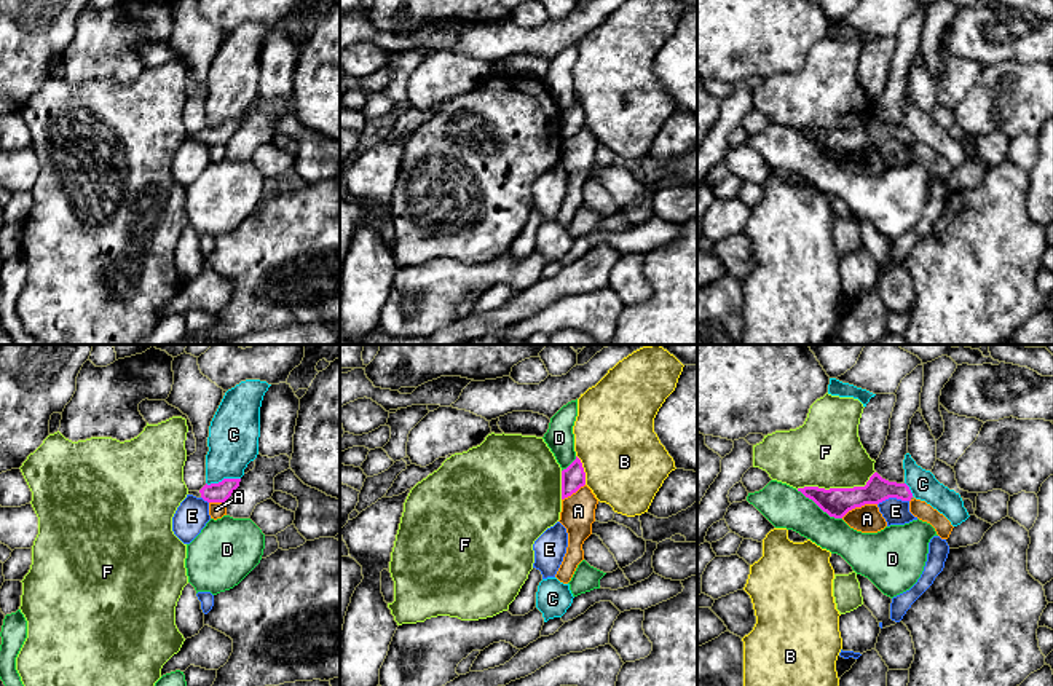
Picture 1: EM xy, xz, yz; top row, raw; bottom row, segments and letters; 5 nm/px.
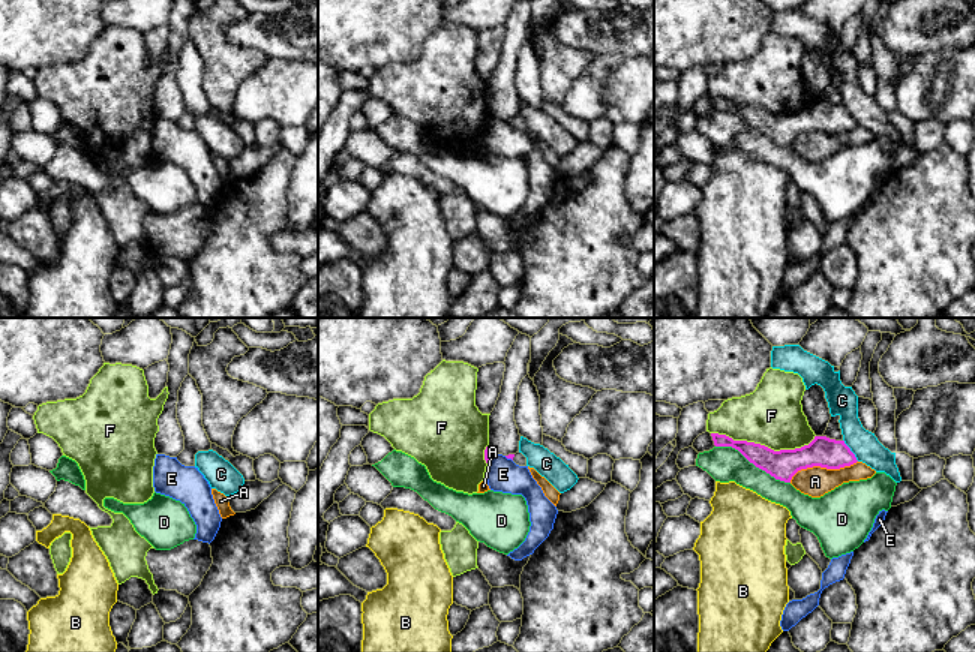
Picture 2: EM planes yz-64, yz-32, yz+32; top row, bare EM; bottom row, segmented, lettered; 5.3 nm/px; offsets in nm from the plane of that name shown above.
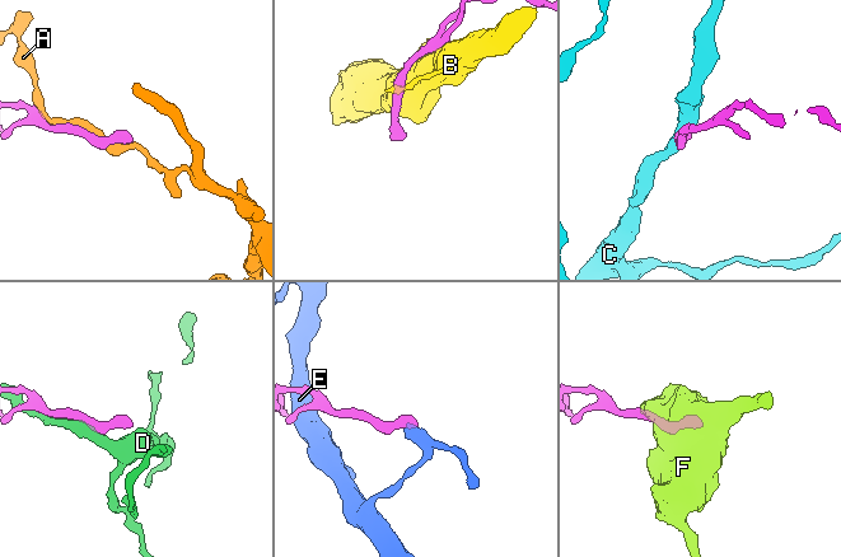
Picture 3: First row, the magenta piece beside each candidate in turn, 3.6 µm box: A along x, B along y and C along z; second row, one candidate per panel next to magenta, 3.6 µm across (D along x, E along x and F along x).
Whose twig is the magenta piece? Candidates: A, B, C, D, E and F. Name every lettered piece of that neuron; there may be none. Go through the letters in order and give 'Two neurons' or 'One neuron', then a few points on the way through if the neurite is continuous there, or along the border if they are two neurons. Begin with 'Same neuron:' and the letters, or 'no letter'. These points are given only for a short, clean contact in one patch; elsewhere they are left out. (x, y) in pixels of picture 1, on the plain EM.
Same neuron: no letter
A: Two neurons
B: Two neurons
C: Two neurons. Boundary: xy (240, 120), (224, 120), (206, 126)
D: Two neurons
E: Two neurons. Boundary: yz (908, 142), (886, 141), (878, 147)
F: Two neurons

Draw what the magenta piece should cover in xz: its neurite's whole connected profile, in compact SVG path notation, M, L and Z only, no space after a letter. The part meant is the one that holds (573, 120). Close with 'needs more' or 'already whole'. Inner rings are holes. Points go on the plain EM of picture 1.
M576 102L562 113L562 142L576 136L581 129L586 128L586 115L581 102Z; already whole

